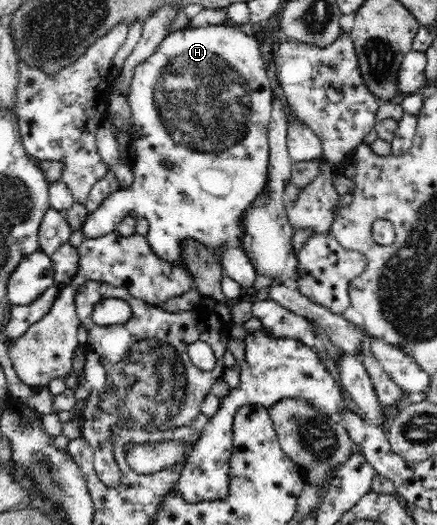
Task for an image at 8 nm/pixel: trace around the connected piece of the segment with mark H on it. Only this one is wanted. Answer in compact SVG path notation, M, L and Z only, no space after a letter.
M227 22L225 24L204 24L199 27L185 27L175 32L170 32L166 37L162 40L162 43L159 43L158 47L155 48L155 51L151 53L150 56L147 56L146 59L143 60L143 63L136 64L134 67L134 71L131 72L131 83L130 89L128 89L128 95L126 96L128 103L130 104L131 111L131 120L132 120L132 131L130 136L132 138L132 151L133 155L133 164L130 165L133 171L133 184L127 188L120 188L118 191L114 191L113 194L110 194L94 213L89 213L87 215L86 221L83 221L81 225L81 231L84 233L85 239L94 239L95 236L100 235L108 235L108 233L114 231L116 226L128 216L132 216L135 218L139 215L139 217L143 217L148 220L149 223L149 231L147 233L147 241L150 244L151 253L154 253L155 257L158 257L159 261L163 261L165 265L171 265L171 267L178 266L181 269L184 269L188 263L186 263L186 259L184 258L184 241L196 241L203 246L208 247L208 249L212 249L215 253L219 253L221 255L221 263L223 266L223 271L230 276L234 281L237 281L240 284L240 287L252 287L254 283L254 279L257 276L256 266L252 262L252 258L248 256L248 252L246 252L246 248L244 248L244 240L242 237L245 235L244 230L244 213L250 210L250 207L254 205L254 201L260 197L260 195L264 195L266 193L266 189L268 189L268 168L269 168L269 124L271 121L271 115L273 113L273 97L272 95L272 87L270 86L270 79L266 76L266 63L264 63L264 59L262 58L262 53L260 52L260 43L255 36L250 36L245 34L240 30L240 27L231 22Z

